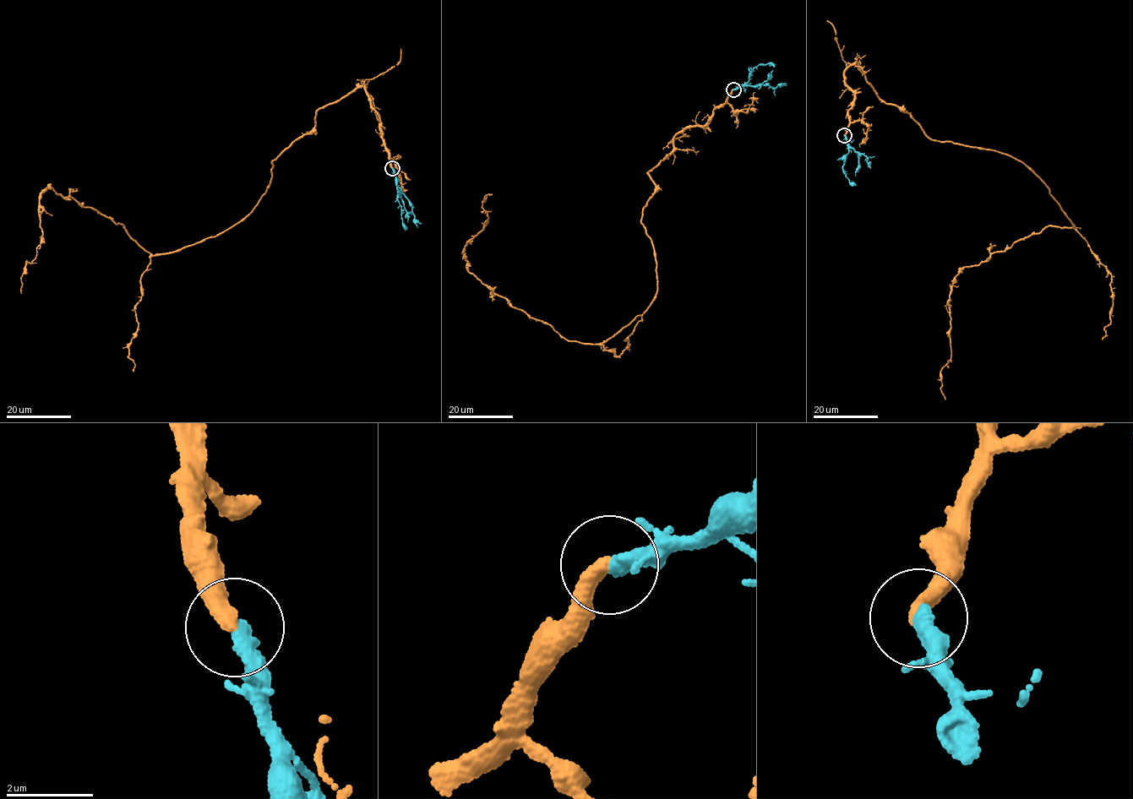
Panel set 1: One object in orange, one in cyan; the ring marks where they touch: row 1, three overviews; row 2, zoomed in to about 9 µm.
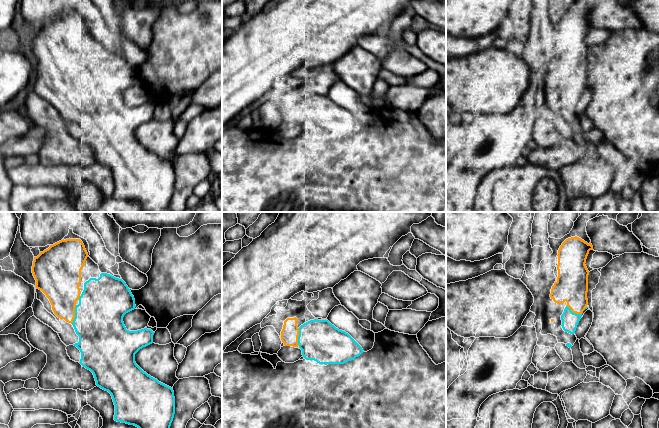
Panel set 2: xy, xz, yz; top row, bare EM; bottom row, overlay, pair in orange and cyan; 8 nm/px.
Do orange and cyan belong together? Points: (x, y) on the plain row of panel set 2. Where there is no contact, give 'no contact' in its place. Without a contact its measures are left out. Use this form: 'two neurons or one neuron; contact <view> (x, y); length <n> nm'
one neuron; contact xy (74, 90); length 160 nm

